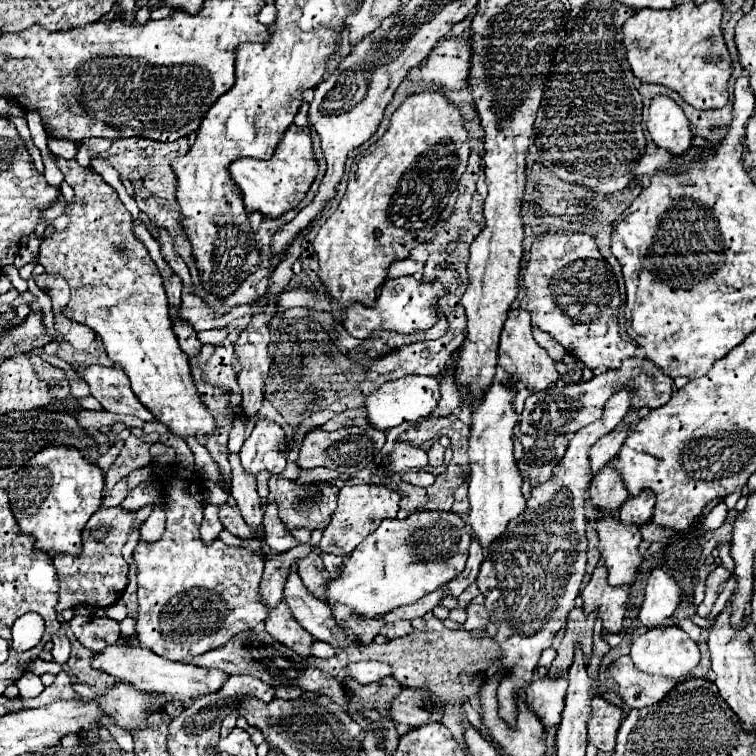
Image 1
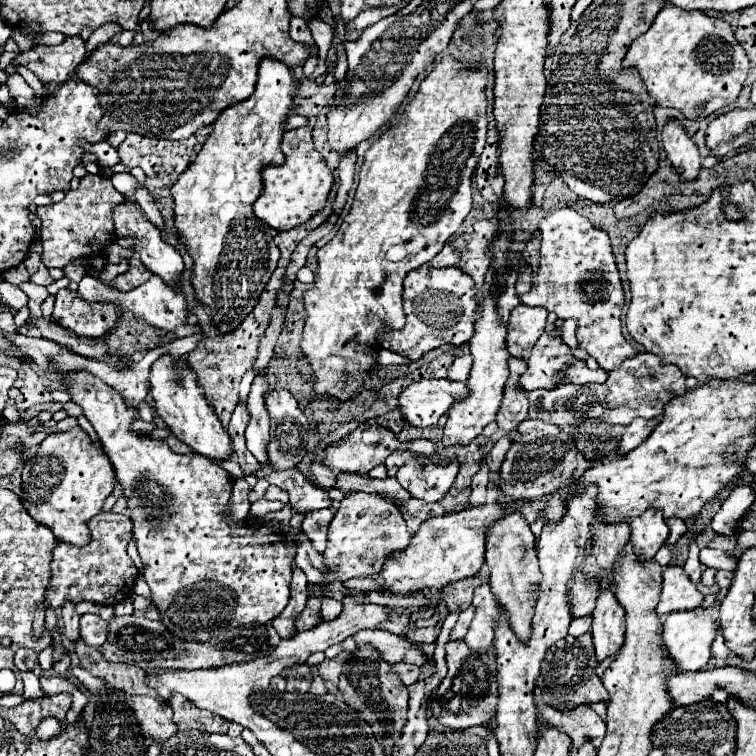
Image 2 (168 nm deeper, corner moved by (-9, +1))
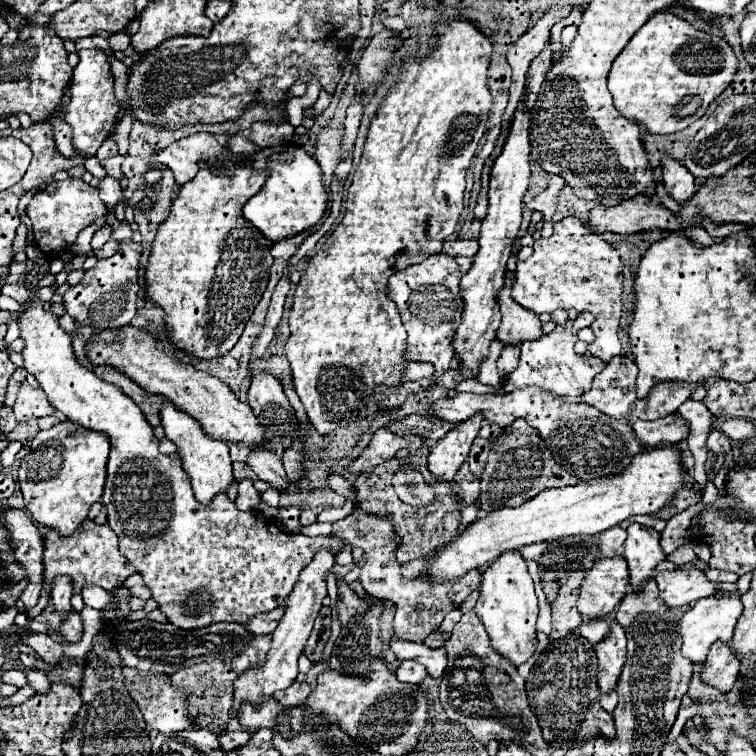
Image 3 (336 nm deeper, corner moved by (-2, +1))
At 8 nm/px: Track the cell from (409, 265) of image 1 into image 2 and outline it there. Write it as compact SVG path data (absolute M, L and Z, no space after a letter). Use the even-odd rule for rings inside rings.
M445 245L443 251L429 263L433 267L449 267L449 265L457 265L459 263L459 251L453 245Z

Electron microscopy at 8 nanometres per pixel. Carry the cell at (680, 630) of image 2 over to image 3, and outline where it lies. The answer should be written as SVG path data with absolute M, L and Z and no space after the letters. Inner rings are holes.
M724 595L720 599L700 599L678 621L678 633L682 637L682 655L692 663L704 663L708 649L716 639L722 639L722 641L732 639L732 631L740 615L742 615L742 603L738 595Z

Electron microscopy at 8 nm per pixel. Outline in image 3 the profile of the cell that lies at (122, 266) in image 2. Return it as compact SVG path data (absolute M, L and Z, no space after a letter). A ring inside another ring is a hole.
M126 239L120 243L120 249L110 259L98 259L96 267L88 269L82 281L64 293L62 307L66 309L66 313L76 323L90 325L94 331L118 329L128 325L136 315L136 295L140 291L138 285L140 255L142 255L142 245Z

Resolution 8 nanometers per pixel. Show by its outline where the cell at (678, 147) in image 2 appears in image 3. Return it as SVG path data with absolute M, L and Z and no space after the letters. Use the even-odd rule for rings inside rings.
M666 153L660 161L660 167L664 173L664 185L678 203L684 203L686 199L690 199L690 195L694 195L694 175L690 175L690 171L686 171L686 167L678 159Z

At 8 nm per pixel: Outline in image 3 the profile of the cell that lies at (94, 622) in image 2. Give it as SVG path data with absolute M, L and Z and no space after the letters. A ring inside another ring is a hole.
M72 611L72 613L62 621L60 633L64 635L64 639L66 639L68 643L80 641L80 639L82 639L82 619L80 619L80 613Z

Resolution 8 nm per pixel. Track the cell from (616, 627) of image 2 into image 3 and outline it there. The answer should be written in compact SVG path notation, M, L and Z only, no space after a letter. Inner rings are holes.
M610 621L610 633L596 643L594 651L598 657L598 687L600 691L610 691L616 687L618 675L626 659L626 633L616 621Z

